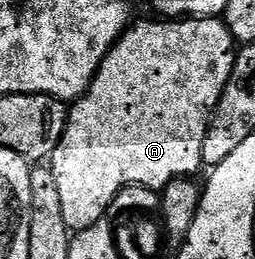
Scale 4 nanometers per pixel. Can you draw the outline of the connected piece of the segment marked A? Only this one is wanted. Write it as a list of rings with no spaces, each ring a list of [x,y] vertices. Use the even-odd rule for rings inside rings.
[[[219,18],[155,19],[159,20],[136,19],[120,36],[119,41],[112,46],[107,57],[101,62],[93,82],[87,87],[87,92],[70,105],[65,134],[55,153],[49,157],[49,166],[53,170],[53,178],[57,178],[57,190],[61,194],[61,210],[65,214],[65,222],[67,227],[76,233],[84,232],[89,226],[93,226],[99,220],[104,219],[111,211],[113,198],[117,198],[119,191],[127,185],[136,184],[137,186],[162,190],[175,180],[194,177],[196,175],[194,172],[198,168],[204,167],[205,134],[207,127],[211,125],[211,115],[215,112],[221,94],[229,82],[229,74],[233,74],[237,41],[231,37],[231,31],[227,28],[226,23]]]

